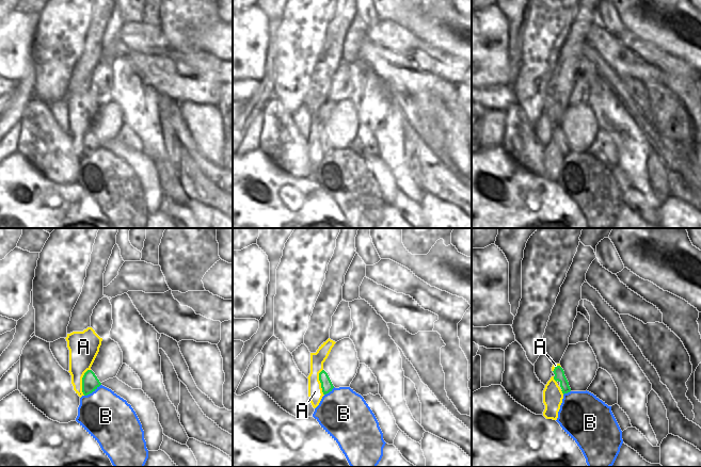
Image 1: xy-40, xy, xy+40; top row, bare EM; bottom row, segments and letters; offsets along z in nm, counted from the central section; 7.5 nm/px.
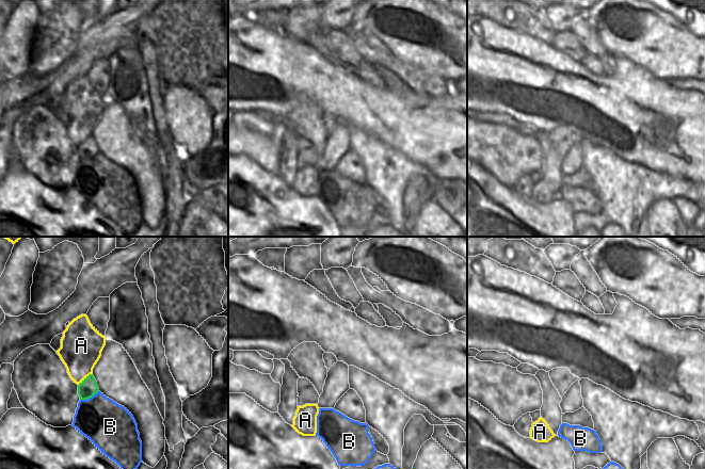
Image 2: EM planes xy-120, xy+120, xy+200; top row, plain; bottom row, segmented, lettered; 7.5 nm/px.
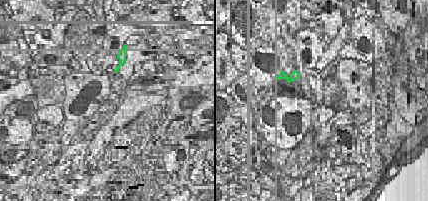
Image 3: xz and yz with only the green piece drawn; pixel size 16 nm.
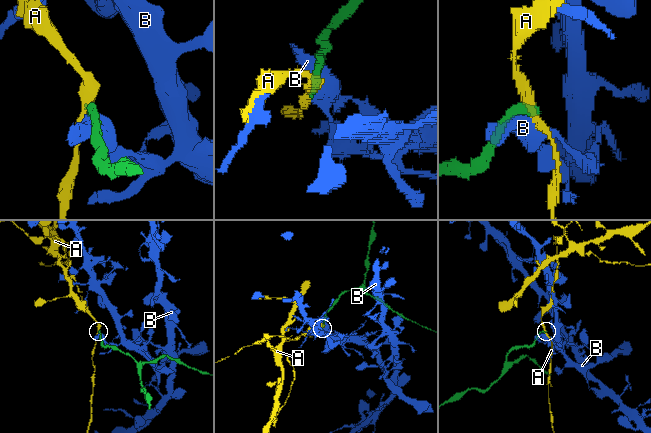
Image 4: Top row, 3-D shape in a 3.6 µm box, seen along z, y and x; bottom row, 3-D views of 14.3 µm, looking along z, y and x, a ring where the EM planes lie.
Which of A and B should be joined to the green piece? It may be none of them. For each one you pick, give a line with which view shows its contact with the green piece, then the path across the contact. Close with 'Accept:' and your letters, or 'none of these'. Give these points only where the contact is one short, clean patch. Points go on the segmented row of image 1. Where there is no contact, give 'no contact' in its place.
Accept: none of these

